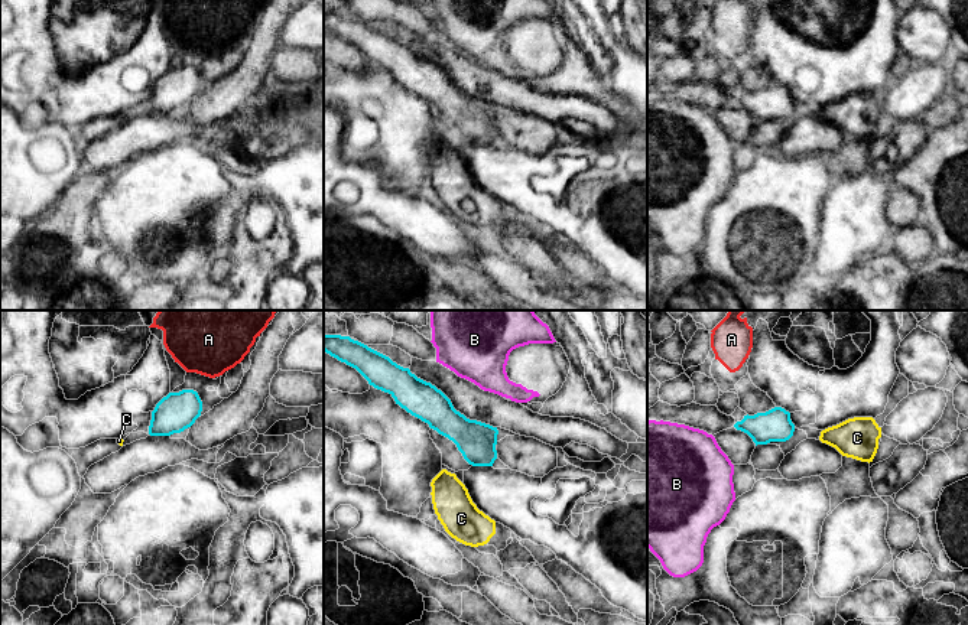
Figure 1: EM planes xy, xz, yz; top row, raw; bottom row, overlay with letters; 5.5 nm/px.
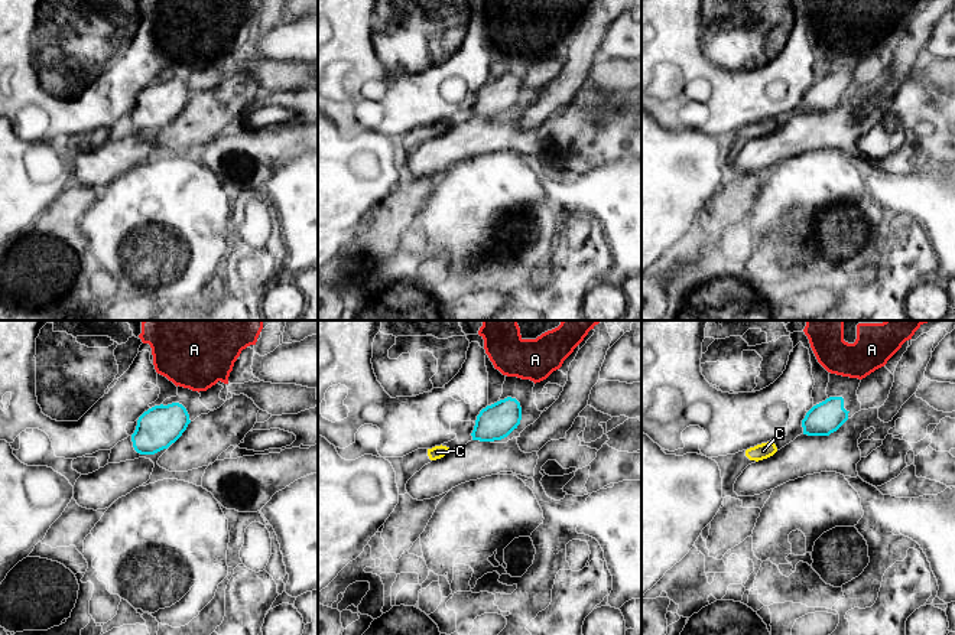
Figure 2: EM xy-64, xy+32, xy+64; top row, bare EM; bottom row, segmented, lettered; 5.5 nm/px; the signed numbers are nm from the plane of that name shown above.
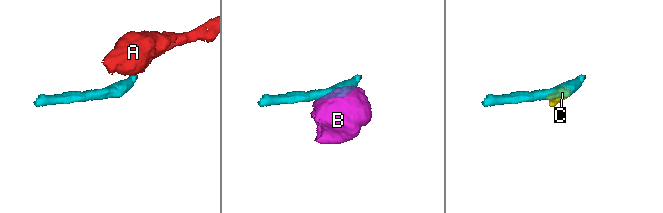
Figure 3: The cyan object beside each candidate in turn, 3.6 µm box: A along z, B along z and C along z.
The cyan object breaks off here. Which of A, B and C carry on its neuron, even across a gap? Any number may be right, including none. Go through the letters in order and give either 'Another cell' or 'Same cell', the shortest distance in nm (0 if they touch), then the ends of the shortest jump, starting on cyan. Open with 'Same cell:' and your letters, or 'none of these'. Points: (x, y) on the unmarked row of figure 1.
Same cell: none of these
A: Another cell. Distance 100 nm. Across: xy (192, 67), (197, 49)
B: Another cell. Distance 120 nm. Across: xz (429, 59), (444, 42)
C: Another cell. Distance 100 nm. Across: xz (467, 137), (454, 150)

